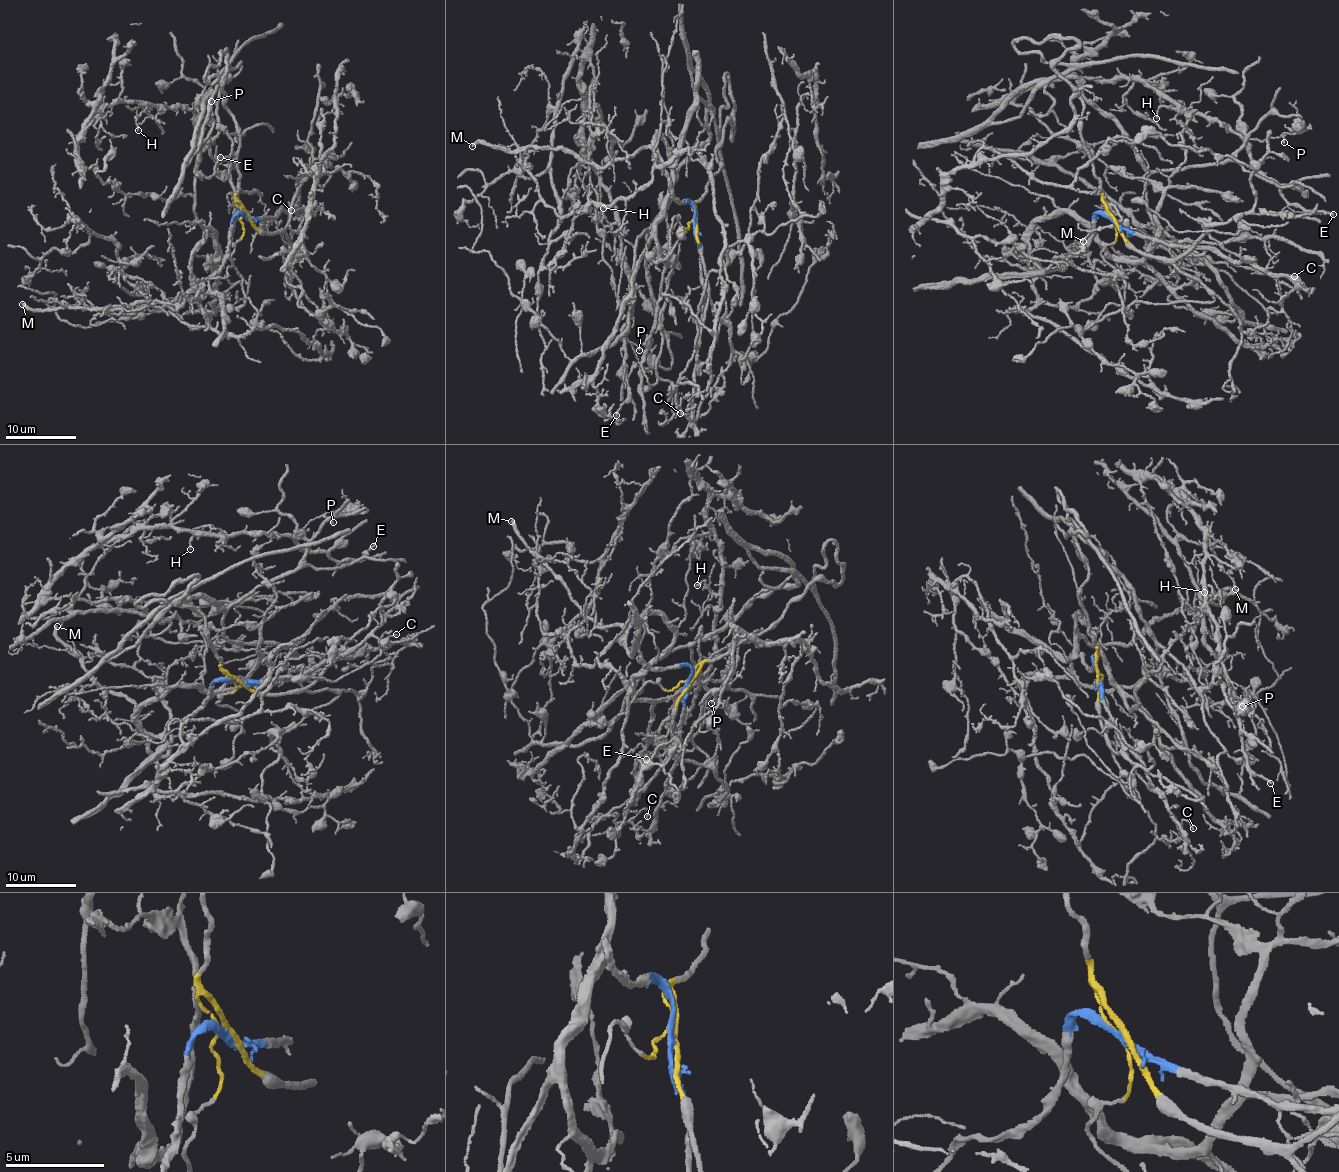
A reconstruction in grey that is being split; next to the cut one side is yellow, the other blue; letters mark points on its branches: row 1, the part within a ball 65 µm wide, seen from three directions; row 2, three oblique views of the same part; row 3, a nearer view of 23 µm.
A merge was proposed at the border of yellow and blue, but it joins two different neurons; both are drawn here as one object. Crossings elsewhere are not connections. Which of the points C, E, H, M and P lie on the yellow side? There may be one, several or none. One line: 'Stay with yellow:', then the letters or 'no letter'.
Stay with yellow: E, H, P

